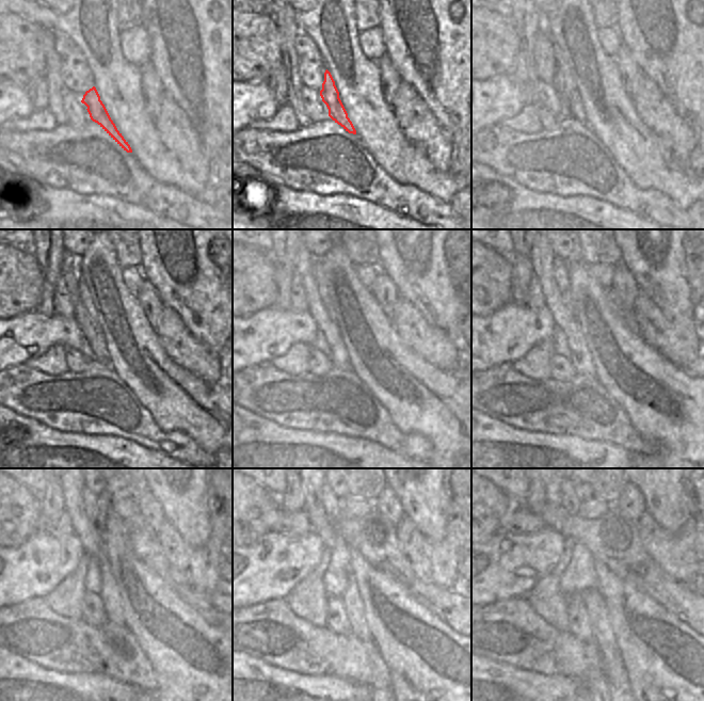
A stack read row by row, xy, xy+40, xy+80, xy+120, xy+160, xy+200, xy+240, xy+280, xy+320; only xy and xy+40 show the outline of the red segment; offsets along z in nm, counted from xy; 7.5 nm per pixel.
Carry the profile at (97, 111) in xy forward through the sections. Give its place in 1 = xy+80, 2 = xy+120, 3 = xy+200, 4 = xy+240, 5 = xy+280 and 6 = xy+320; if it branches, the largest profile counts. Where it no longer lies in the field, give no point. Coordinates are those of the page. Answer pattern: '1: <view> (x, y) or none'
1: xy+80 (564, 83)
2: xy+120 (83, 291)
3: xy+200 (559, 268)
4: xy+240 (90, 499)
5: xy+280 (332, 504)
6: xy+320 (569, 500)

